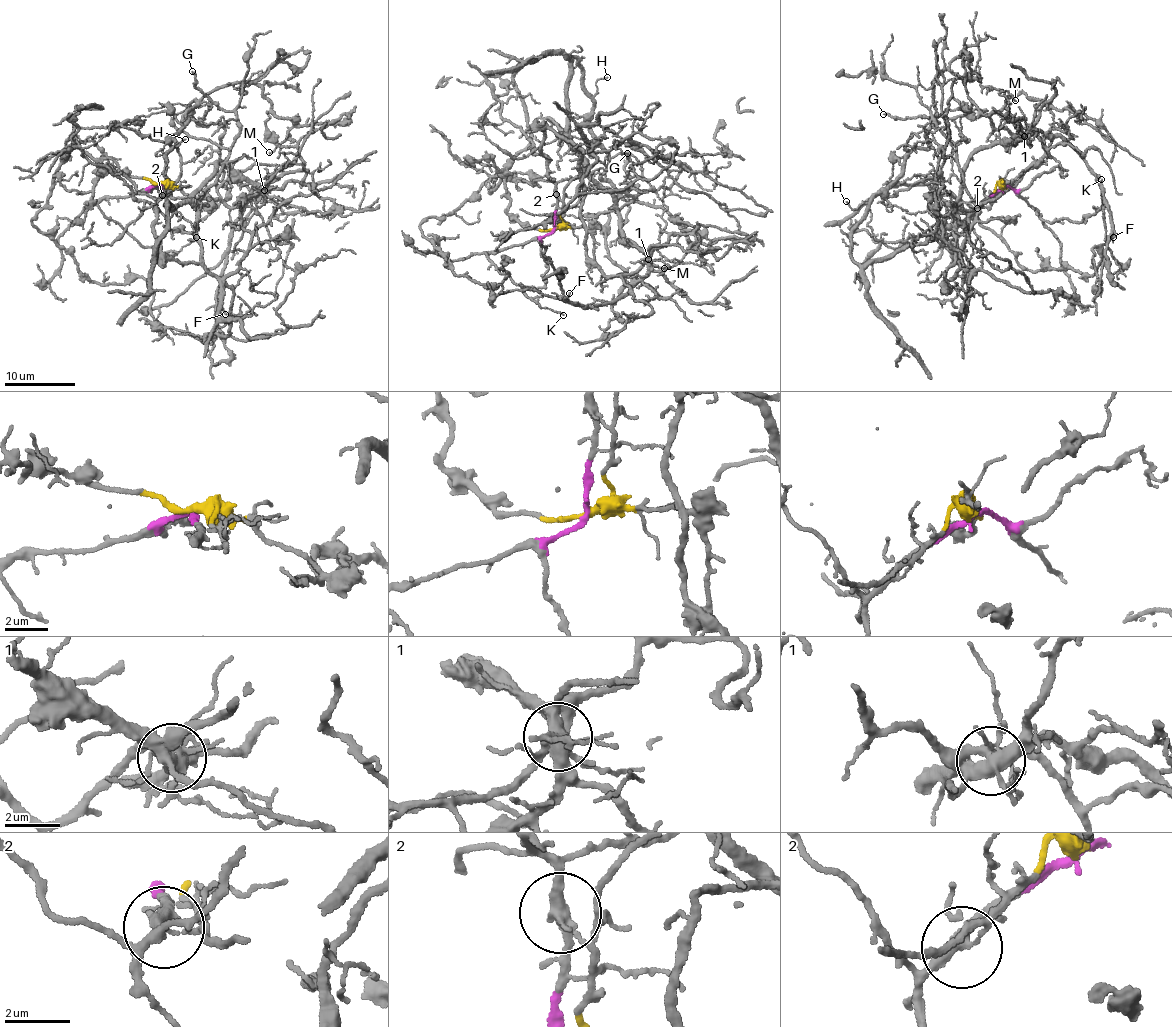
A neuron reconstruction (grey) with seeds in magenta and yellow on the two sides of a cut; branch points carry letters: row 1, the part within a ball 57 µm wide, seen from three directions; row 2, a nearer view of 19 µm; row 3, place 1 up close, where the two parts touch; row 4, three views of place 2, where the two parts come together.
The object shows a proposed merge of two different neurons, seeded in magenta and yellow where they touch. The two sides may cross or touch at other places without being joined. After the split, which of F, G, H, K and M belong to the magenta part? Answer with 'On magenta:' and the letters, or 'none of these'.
On magenta: G, K

